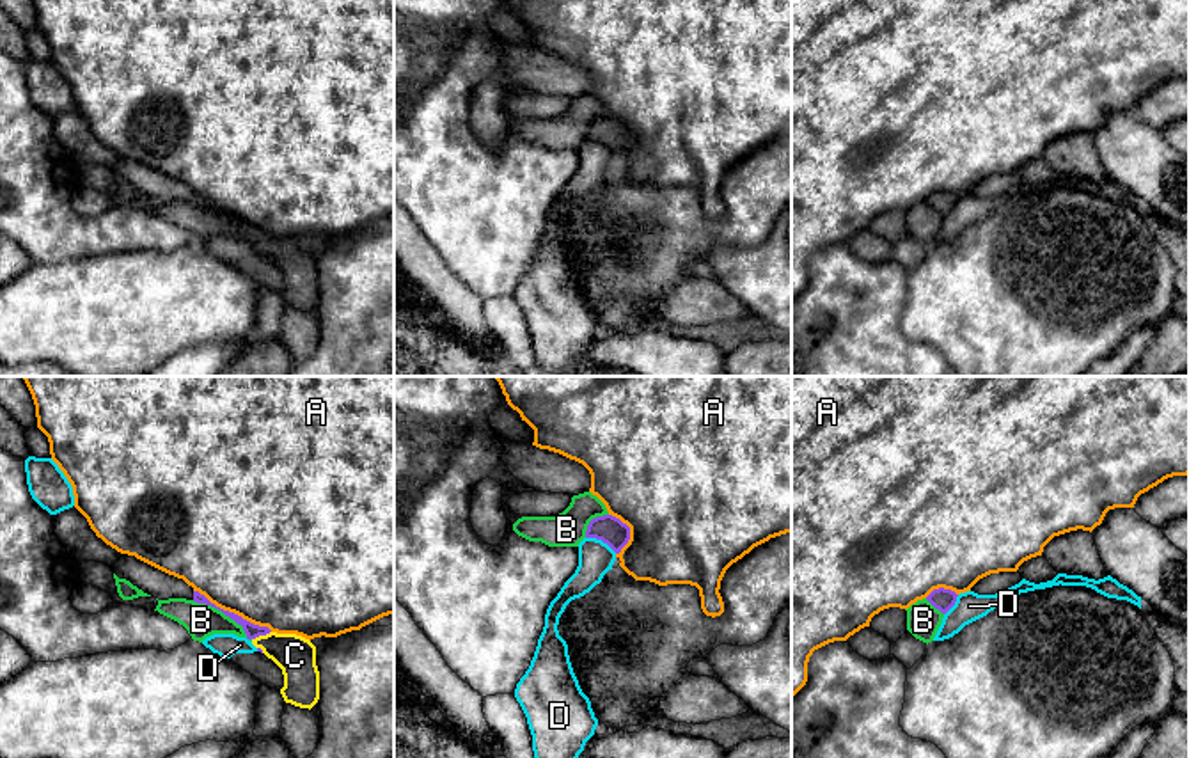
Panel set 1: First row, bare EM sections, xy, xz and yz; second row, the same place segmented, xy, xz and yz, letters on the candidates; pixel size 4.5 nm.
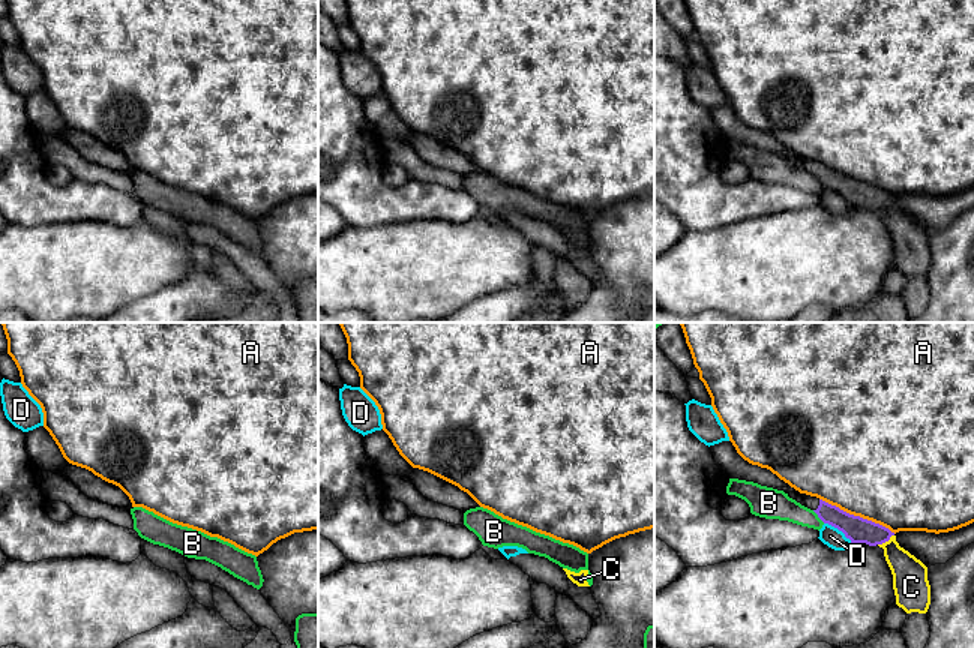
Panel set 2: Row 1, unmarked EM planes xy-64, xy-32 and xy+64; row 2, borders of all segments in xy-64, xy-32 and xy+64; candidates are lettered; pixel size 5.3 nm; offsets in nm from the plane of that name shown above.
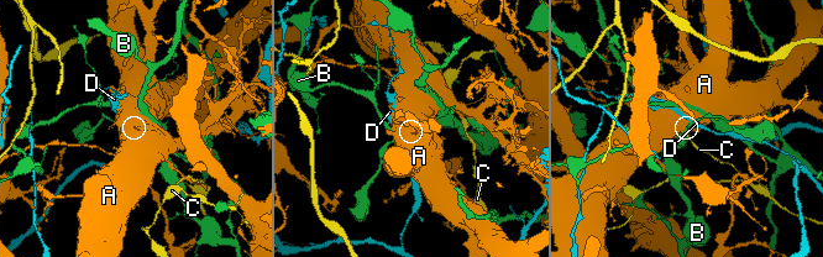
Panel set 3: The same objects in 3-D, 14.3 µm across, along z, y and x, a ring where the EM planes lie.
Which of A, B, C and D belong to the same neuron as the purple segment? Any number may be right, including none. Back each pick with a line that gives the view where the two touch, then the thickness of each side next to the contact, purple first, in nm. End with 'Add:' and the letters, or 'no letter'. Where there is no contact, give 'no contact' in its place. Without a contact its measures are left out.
C: contact in xy; calibres 70 and 180 nm
Add: C

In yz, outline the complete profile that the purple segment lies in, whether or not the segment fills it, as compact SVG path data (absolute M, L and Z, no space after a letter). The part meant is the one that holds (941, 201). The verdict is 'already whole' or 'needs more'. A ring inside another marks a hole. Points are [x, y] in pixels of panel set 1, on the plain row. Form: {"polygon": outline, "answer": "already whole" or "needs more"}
{"polygon": "M939 190L939 192L933 192L926 202L935 209L939 211L942 217L946 217L957 204L957 195L951 193L951 192L944 192L944 190Z", "answer": "already whole"}

